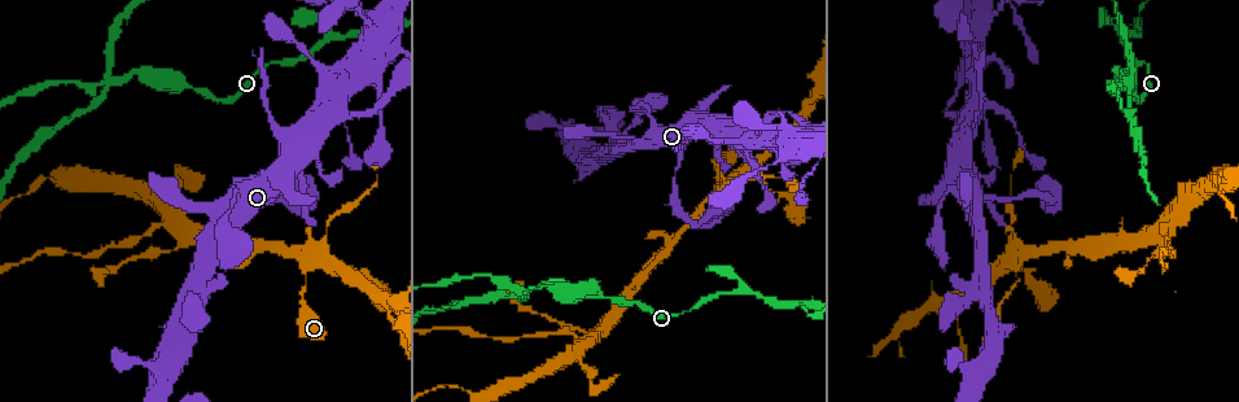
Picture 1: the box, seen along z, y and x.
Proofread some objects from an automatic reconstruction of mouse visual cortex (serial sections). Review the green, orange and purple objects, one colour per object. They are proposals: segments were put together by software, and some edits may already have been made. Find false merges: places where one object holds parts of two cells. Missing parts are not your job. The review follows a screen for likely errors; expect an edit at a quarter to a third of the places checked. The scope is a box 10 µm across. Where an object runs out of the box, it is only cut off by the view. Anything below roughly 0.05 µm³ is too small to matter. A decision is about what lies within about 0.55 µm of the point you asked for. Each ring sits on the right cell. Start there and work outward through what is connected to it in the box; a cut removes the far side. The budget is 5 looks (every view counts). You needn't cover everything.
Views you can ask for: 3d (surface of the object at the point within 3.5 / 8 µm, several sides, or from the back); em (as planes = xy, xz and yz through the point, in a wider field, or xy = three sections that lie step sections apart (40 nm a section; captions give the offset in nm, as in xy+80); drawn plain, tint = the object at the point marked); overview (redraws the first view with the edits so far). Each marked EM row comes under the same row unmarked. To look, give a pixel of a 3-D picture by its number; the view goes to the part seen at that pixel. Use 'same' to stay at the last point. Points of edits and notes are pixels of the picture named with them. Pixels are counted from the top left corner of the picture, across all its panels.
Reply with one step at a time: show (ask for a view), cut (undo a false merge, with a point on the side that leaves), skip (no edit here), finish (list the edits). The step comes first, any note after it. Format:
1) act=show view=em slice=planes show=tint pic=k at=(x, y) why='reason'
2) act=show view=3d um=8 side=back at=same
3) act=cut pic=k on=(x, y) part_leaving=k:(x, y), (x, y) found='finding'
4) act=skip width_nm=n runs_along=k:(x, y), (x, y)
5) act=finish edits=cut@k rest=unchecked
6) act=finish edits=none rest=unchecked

act=show view=3d um=8 pic=1 at=(309, 264)

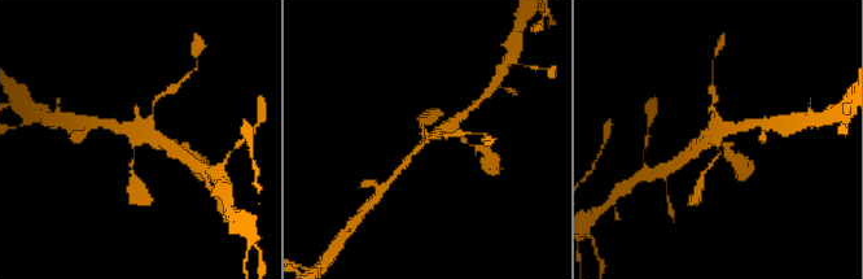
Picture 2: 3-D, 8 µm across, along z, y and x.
act=show view=em slice=xy step=5 show=tint at=same

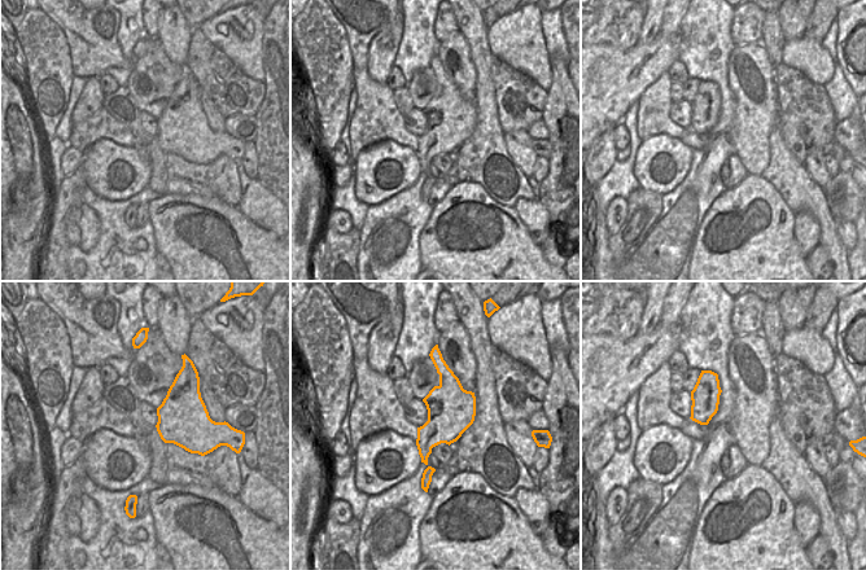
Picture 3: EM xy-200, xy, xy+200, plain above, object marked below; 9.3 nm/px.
act=skip runs_along=2:(706, 171), (719, 153), (717, 134), (740, 126) found='one cell here'

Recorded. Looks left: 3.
act=show view=3d um=3.5 pic=1 at=(518, 294) why='four-way junction'

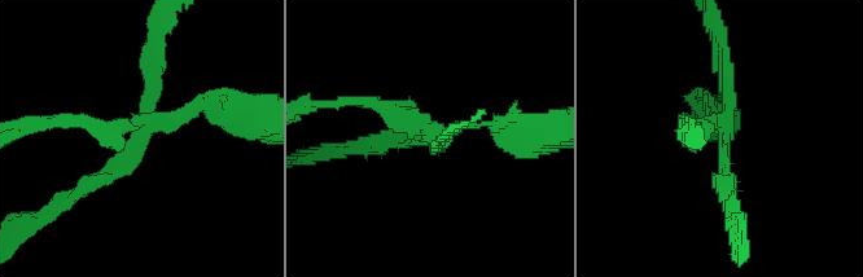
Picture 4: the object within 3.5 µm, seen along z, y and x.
act=show view=em slice=xy step=2 show=tint pic=4 at=(144, 120) arms=4 arm_widths_nm=150,150,150,200

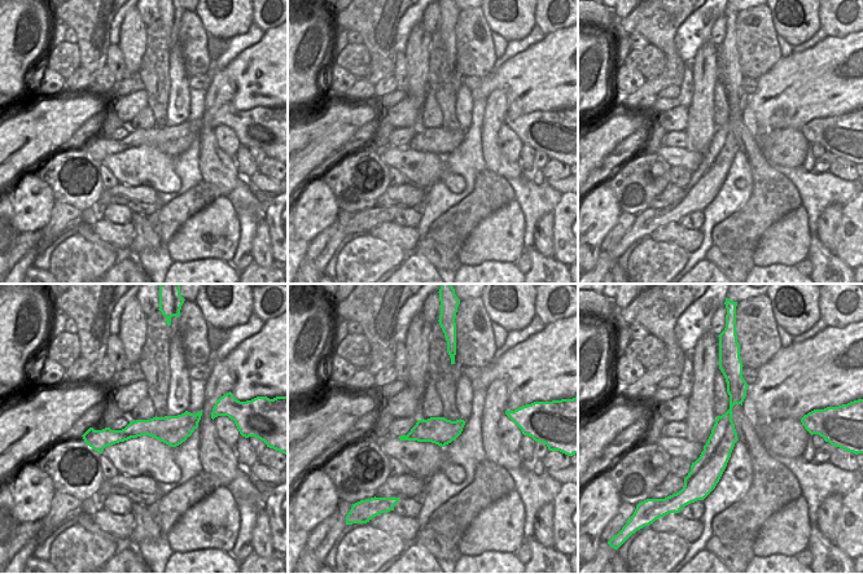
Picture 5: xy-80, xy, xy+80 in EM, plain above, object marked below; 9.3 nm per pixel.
act=cut pic=4 on=(160, 69) part_leaving=4:(147, 133), (110, 177), (58, 205) found='a second cell is stuck on'

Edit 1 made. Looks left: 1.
act=finish edits=cut@4 rest=unchecked

